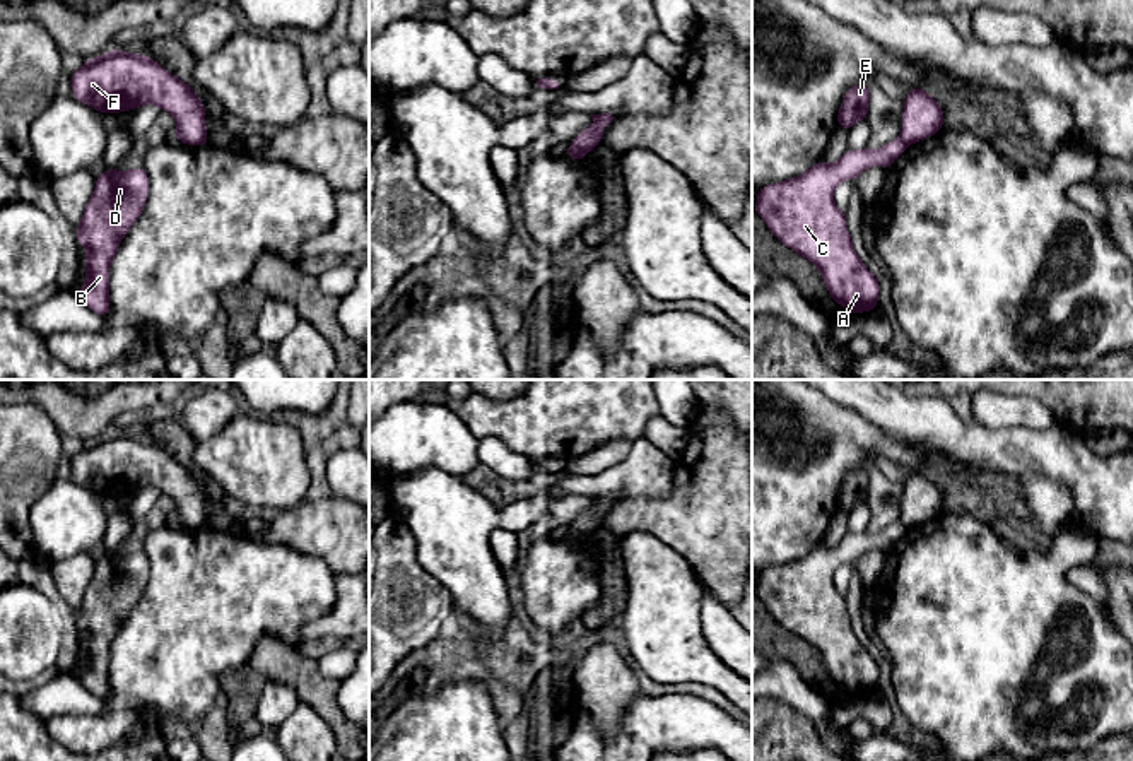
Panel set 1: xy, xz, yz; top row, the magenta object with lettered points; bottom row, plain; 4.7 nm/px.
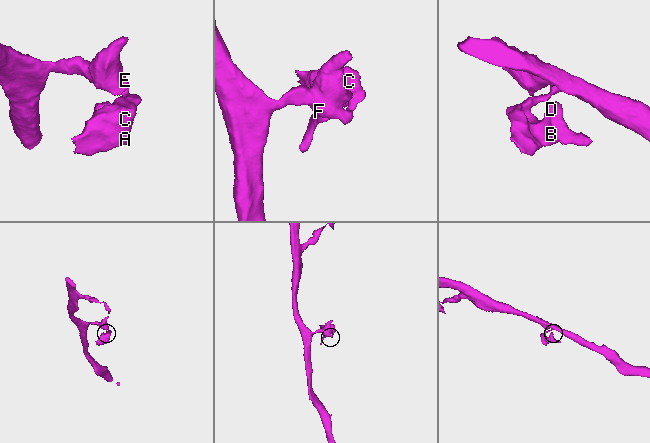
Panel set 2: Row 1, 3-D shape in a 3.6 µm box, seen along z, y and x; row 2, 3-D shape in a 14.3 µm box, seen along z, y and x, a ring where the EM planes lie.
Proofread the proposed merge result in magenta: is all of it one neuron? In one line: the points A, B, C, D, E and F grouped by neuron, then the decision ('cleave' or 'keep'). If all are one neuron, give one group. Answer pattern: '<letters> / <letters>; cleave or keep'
A B C D / E F; cleave

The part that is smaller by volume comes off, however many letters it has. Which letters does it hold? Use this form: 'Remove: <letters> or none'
Remove: A, B, C, D

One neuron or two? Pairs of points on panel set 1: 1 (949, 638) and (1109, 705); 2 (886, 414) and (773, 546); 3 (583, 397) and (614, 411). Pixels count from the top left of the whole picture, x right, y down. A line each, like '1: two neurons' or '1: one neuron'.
1: one neuron
2: two neurons
3: one neuron

